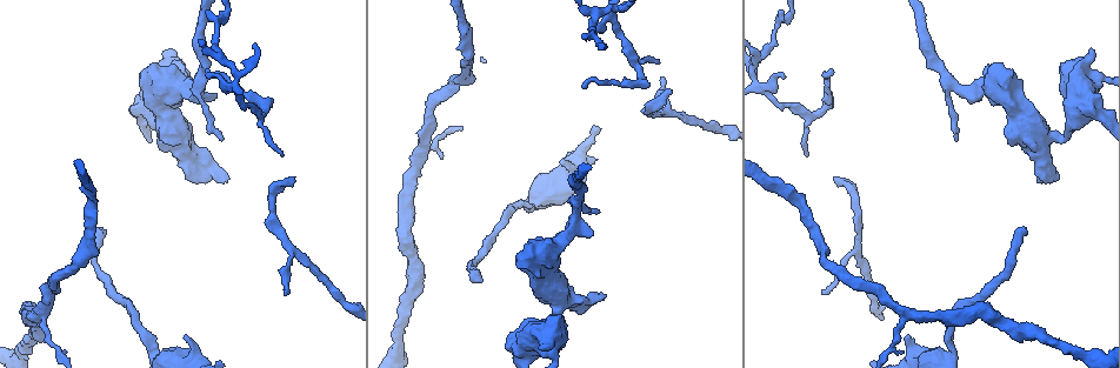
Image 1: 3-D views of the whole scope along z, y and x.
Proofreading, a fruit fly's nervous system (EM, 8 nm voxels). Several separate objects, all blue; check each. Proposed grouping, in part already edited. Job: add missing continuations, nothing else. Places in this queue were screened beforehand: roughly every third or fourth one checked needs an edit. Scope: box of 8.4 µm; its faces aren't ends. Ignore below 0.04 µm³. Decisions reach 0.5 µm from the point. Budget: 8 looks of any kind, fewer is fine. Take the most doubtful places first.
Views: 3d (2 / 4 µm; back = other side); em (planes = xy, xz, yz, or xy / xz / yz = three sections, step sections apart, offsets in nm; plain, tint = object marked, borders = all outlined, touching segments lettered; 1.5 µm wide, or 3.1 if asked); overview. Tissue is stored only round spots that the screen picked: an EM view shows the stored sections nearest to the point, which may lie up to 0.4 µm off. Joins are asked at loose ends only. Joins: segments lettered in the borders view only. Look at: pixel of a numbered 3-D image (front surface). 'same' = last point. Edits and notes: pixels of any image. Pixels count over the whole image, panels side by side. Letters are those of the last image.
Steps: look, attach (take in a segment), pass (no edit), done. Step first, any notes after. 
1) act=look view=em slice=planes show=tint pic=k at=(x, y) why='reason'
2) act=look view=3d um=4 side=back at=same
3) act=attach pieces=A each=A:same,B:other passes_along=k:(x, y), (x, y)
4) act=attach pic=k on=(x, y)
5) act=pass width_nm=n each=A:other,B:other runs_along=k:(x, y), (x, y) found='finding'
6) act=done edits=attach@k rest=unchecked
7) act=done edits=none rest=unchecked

act=look view=em slice=xz step=4 show=borders pic=1 at=(288, 290)

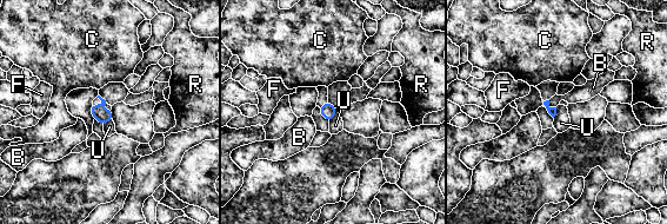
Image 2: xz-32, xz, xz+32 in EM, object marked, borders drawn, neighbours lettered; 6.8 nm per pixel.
act=pass longest_contact=U:110nm each=B:other,C:other,F:other,R:other,U:other border=2:(337, 109), (335, 116), (329, 122) found='none of them fits'

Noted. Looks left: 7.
act=look view=3d um=2 pic=1 at=(106, 232) why='long arm stops here'

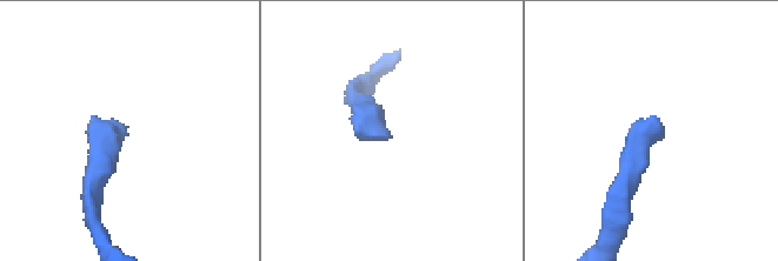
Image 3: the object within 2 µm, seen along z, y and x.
act=look view=em slice=yz step=4 show=tint pic=3 at=(389, 136)

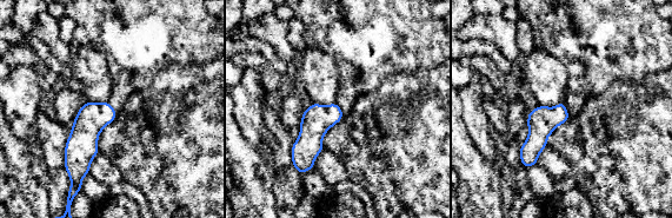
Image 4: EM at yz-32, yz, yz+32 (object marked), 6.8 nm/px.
act=look view=em slice=planes show=borders at=same why='another direction'

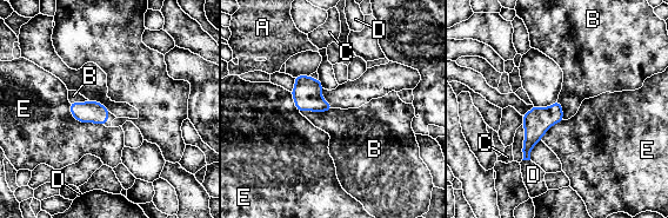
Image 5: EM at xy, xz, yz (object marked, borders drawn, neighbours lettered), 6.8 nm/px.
act=attach pieces=B longest_contact=E:300nm each=A:other,B:same,C:other,D:other,E:other passes_along=5:(307, 93), (316, 111), (348, 129) found='it goes on there'

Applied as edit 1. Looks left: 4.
act=look view=3d um=4 pic=1 at=(584, 87) why='branch stops here'

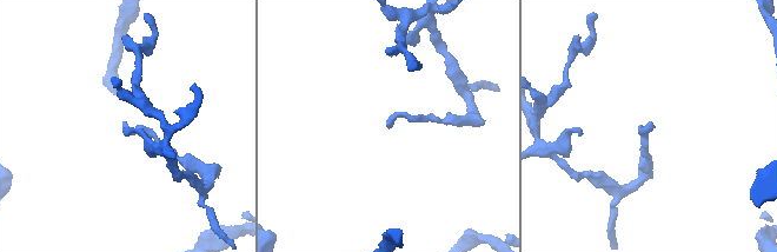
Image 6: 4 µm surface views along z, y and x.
act=look view=em slice=xz step=4 show=tint pic=6 at=(387, 121) why='need the tissue'

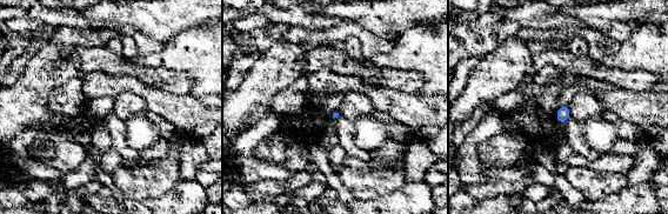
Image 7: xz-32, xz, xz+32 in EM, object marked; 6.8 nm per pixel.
act=look view=em slice=yz step=8 show=borders at=same why='another direction'

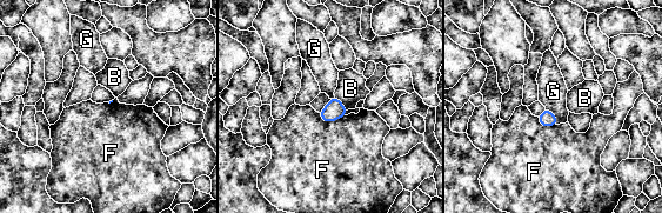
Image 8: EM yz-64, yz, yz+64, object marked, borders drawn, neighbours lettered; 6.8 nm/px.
act=pass each=B:other,F:other,G:other found='none of them fits'

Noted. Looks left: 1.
act=done edits=attach@5 rest=unchecked

